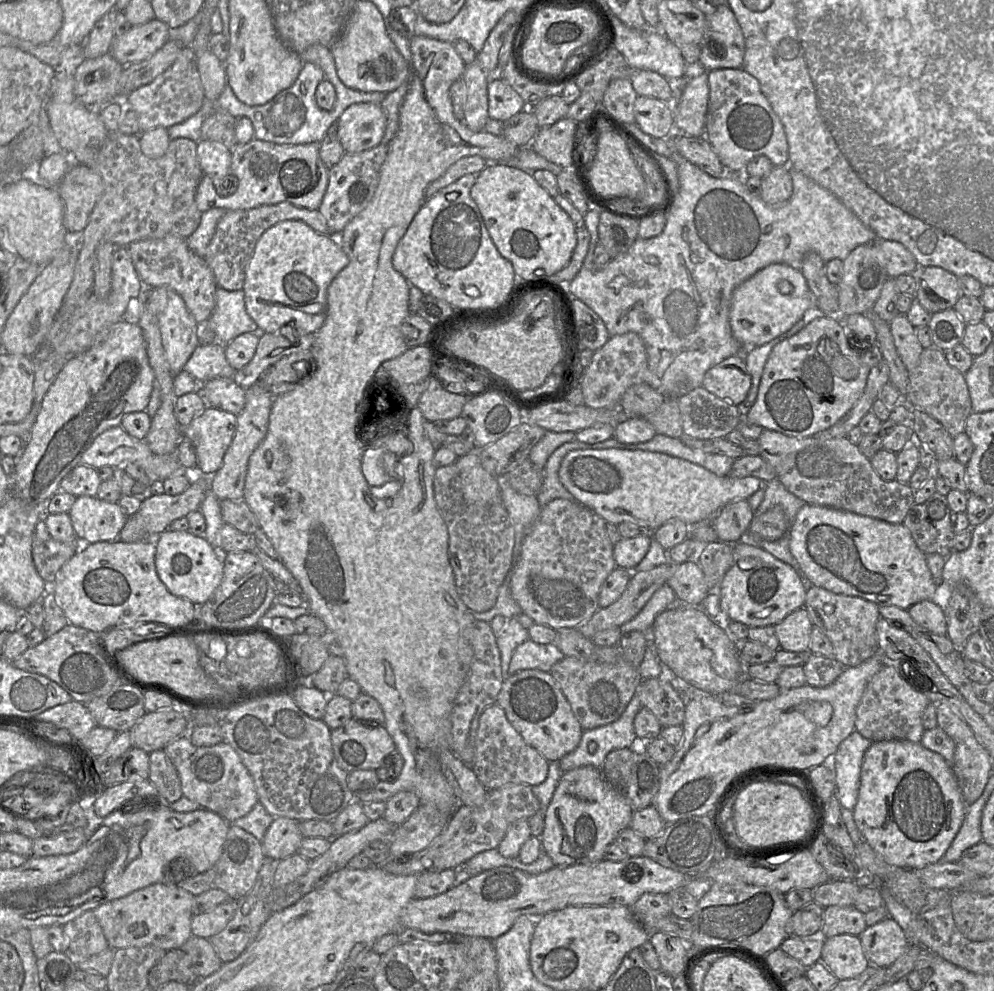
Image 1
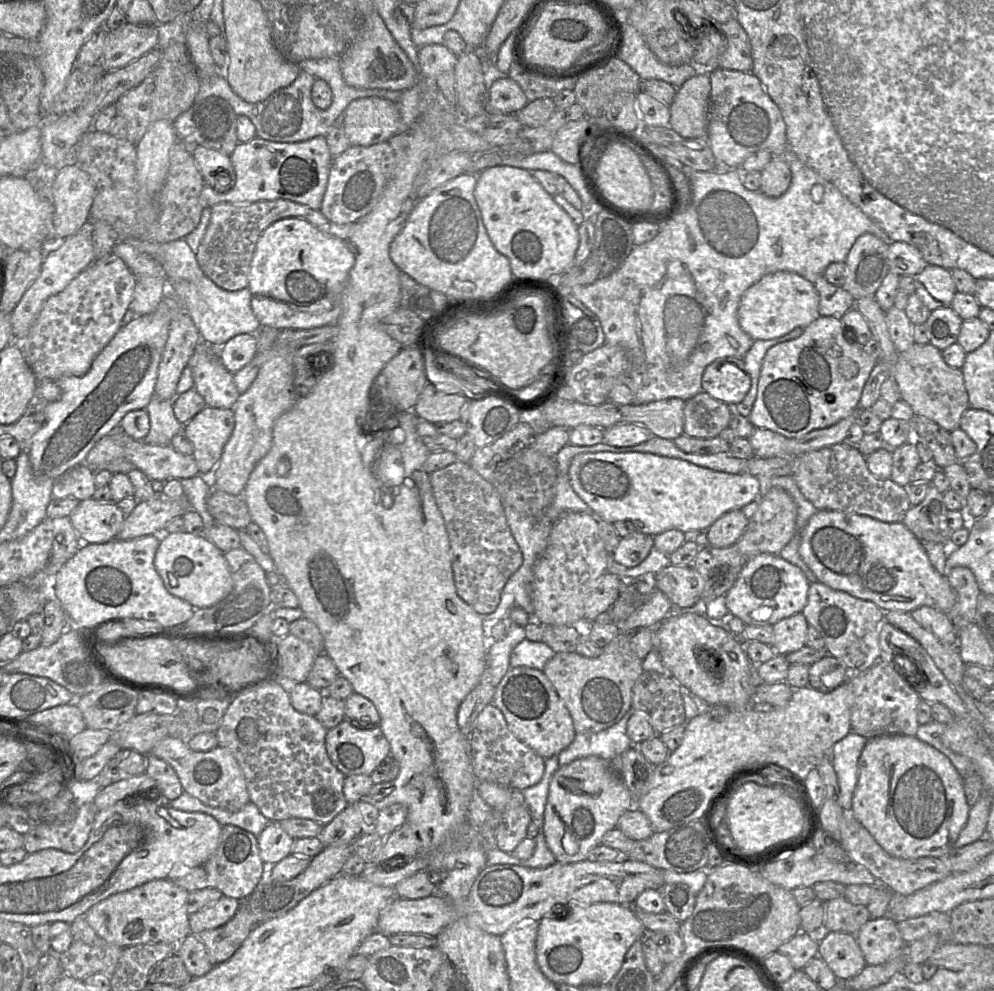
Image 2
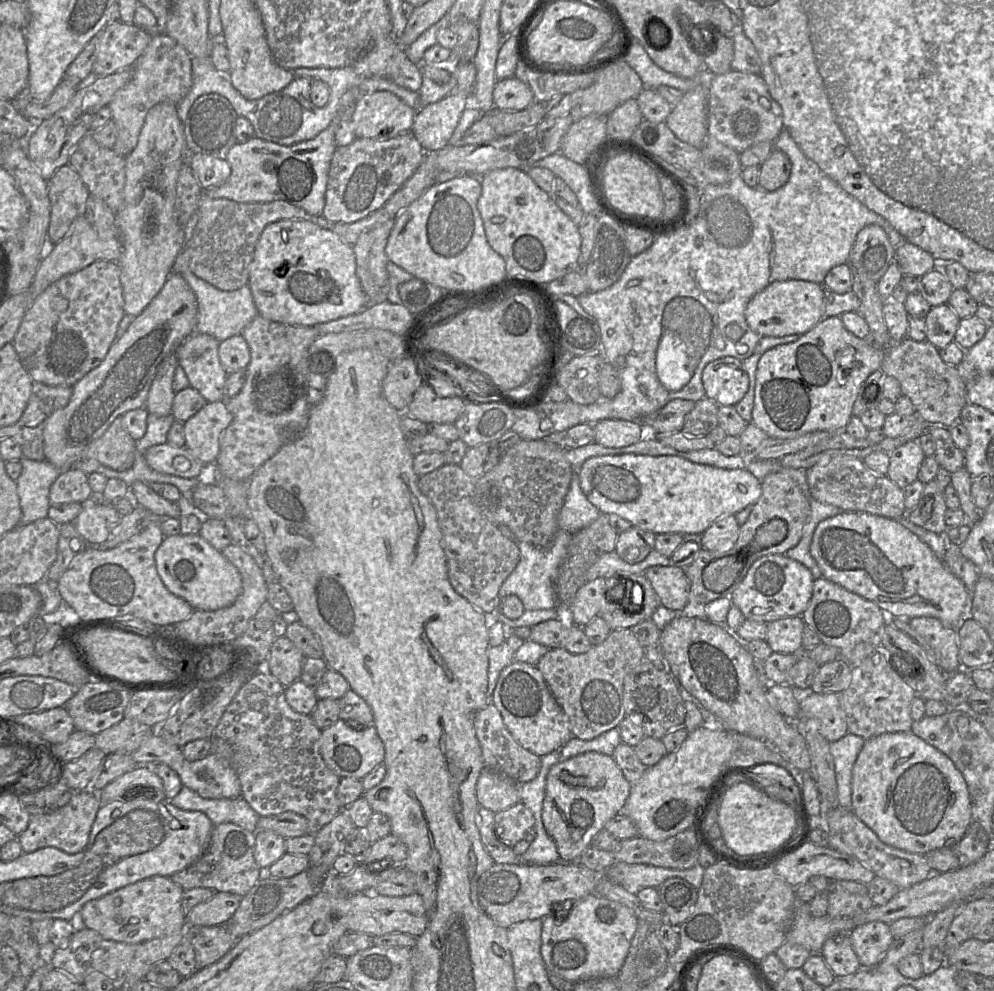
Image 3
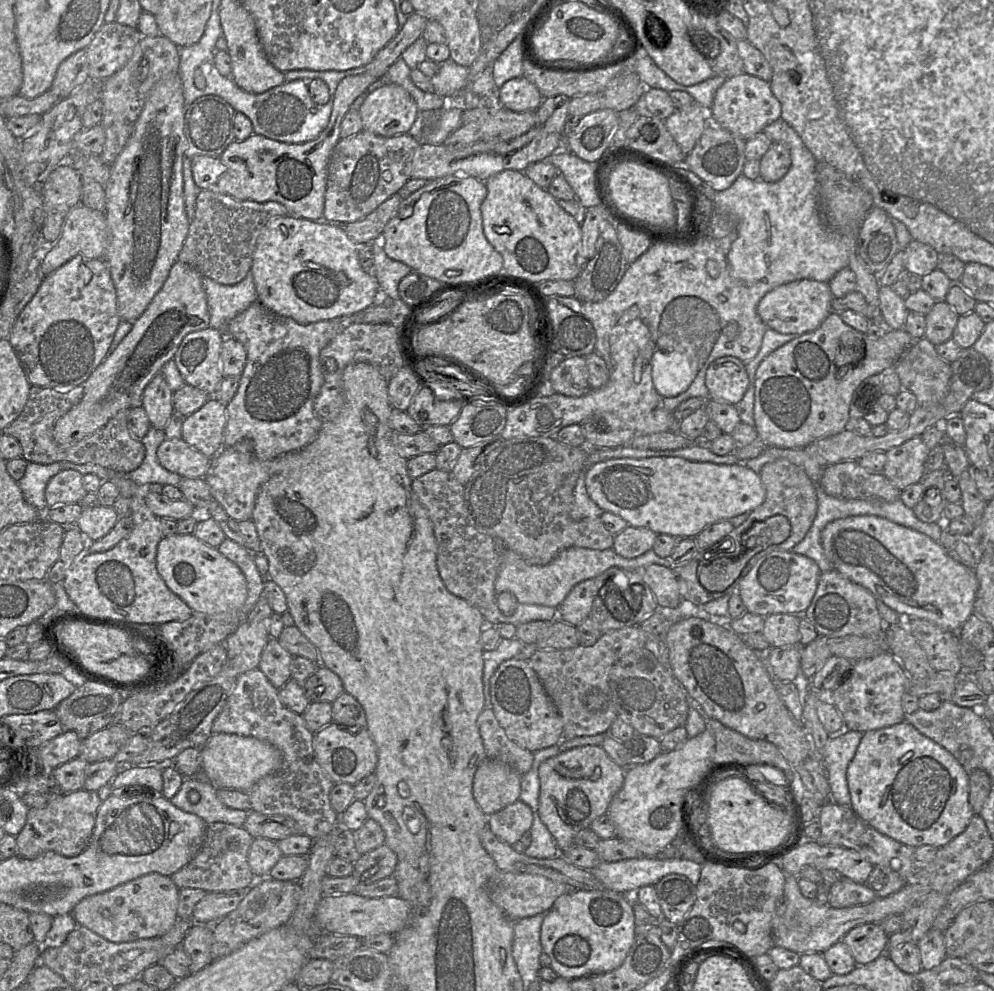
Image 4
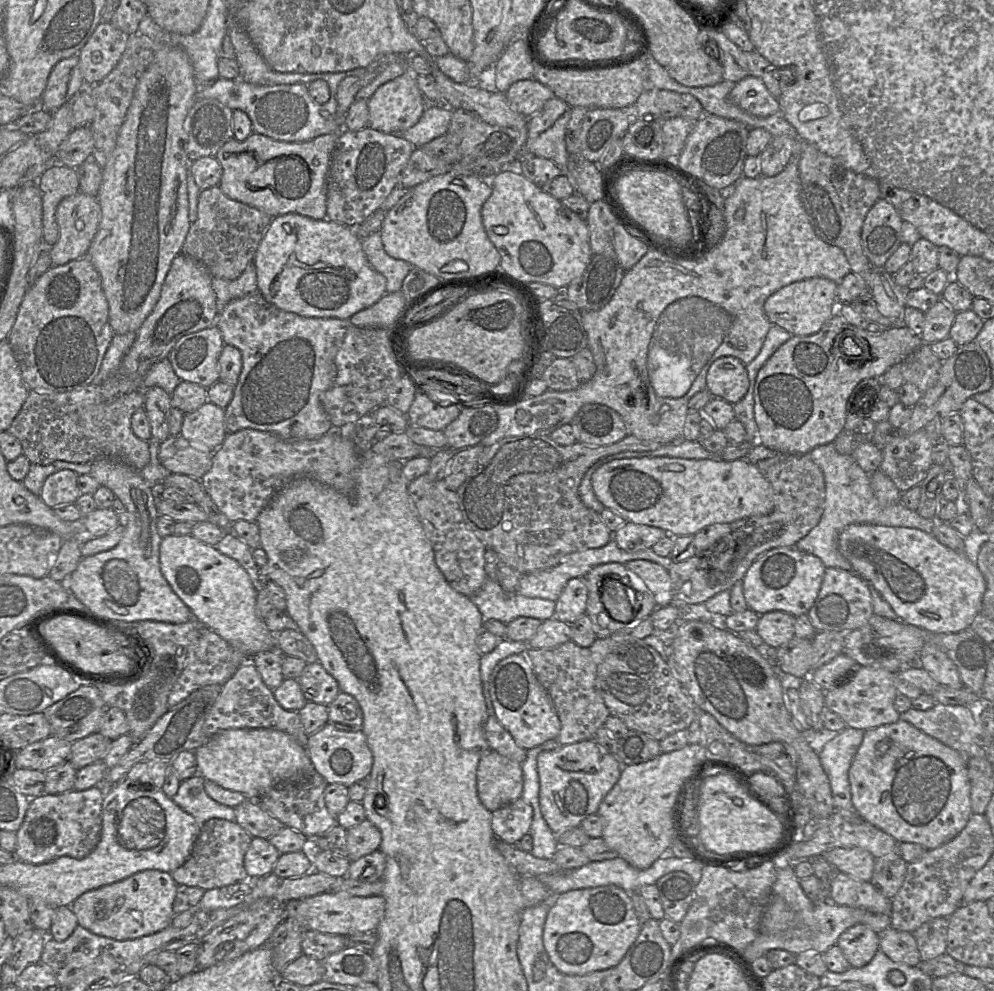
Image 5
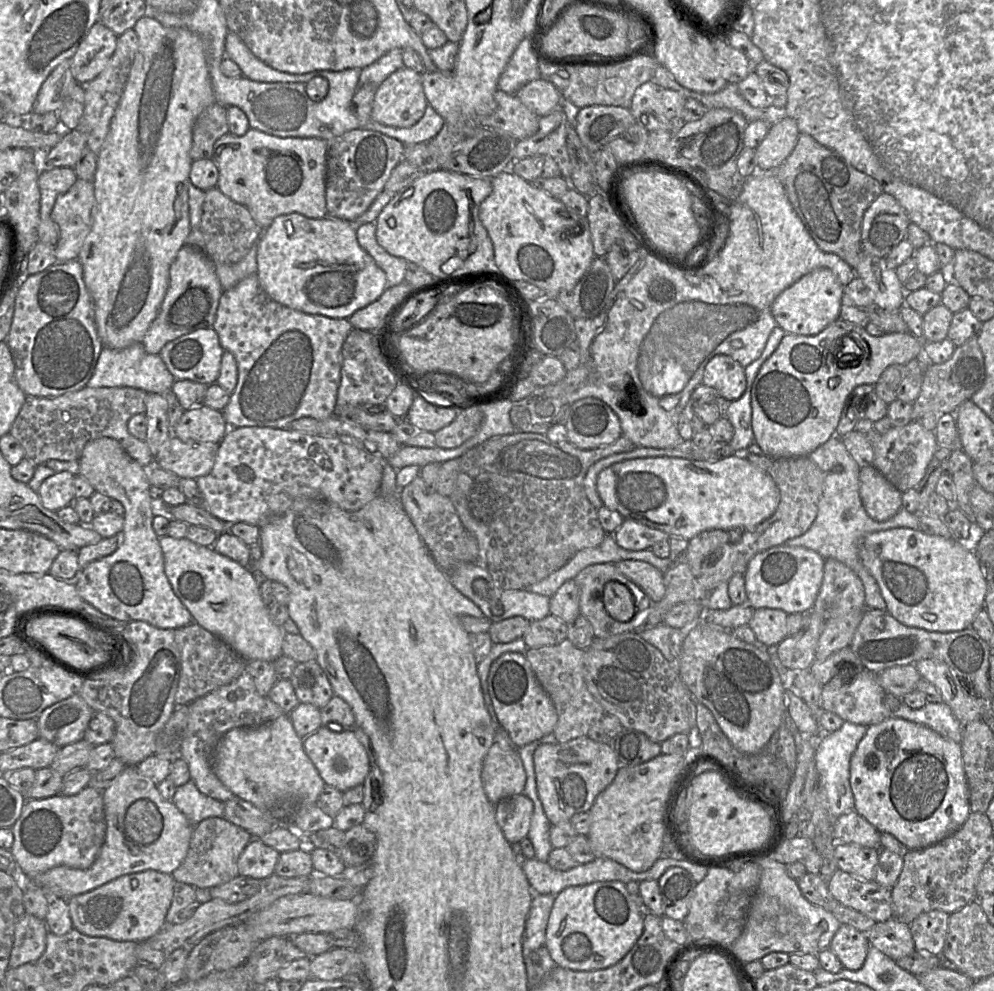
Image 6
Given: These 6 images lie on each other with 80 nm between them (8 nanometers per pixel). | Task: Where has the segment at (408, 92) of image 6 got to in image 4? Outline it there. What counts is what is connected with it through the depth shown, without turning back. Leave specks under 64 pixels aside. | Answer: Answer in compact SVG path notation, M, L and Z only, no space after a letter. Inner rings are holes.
M393 83L367 93L359 113L363 130L382 137L412 132L421 114L410 94Z

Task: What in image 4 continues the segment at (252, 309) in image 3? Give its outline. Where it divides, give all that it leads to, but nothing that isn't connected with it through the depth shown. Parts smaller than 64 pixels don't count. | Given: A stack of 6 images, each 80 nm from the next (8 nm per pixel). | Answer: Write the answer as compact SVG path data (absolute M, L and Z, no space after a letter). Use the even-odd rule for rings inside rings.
M251 271L239 283L223 285L202 278L210 315L209 327L225 331L227 324L258 300Z

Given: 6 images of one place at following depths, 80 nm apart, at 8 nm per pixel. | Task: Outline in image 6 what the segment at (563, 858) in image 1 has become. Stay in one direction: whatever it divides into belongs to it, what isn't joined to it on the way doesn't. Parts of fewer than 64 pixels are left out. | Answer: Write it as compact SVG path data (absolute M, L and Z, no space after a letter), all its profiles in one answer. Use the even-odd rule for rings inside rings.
M580 736L565 743L542 744L534 751L537 794L551 824L570 821L577 813L587 812L596 797L607 788L618 772L618 759L611 744L600 743Z

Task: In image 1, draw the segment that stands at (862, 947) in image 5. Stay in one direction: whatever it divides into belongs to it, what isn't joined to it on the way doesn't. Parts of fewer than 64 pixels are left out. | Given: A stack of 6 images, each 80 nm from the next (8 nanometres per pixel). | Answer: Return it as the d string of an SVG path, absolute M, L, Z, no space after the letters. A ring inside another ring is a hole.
M889 916L868 926L859 937L870 963L879 968L891 966L910 946L903 929Z

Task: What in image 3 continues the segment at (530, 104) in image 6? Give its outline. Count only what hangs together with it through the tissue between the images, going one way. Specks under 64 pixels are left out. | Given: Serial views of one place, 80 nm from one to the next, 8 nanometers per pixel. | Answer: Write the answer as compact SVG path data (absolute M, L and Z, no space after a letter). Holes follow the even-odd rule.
M516 77L498 80L493 90L494 108L520 111L534 102L532 90Z

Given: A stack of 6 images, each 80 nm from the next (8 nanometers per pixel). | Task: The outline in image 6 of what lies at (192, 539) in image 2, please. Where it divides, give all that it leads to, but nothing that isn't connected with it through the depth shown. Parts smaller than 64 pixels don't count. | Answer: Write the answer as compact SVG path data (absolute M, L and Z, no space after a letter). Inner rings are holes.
M163 536L160 537L159 539L164 556L165 574L176 596L181 600L181 602L192 614L194 623L199 624L200 626L202 626L203 628L205 628L206 630L210 631L215 636L220 638L246 661L263 660L263 661L274 662L283 654L282 643L287 632L283 627L278 626L271 619L269 615L269 608L264 604L261 597L260 578L251 567L244 567L239 562L220 554L213 547L198 545L187 538L176 539L170 536Z

